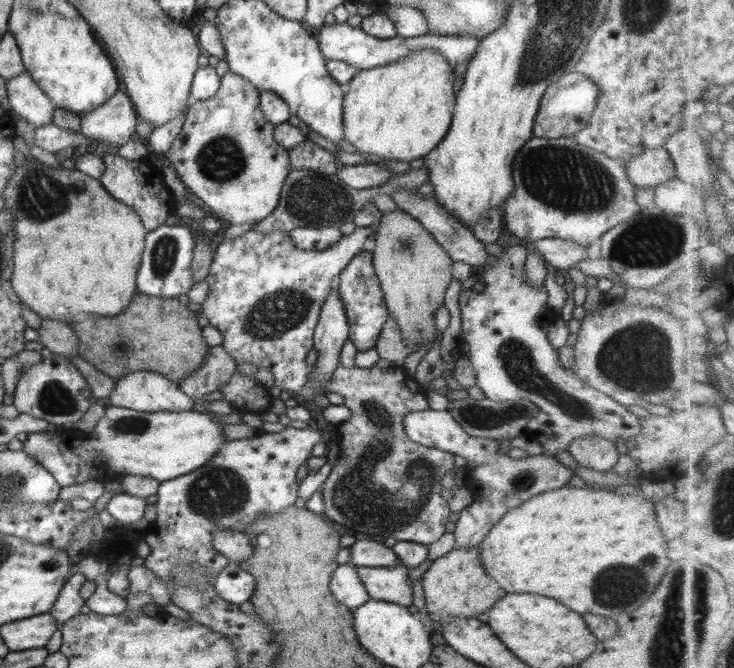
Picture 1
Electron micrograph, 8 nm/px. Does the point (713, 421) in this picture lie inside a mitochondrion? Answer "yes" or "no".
no

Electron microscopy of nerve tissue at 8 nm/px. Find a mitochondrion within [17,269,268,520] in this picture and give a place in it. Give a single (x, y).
(55, 398)

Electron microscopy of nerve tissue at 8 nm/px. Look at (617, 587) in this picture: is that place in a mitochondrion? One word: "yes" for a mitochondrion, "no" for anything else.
yes

